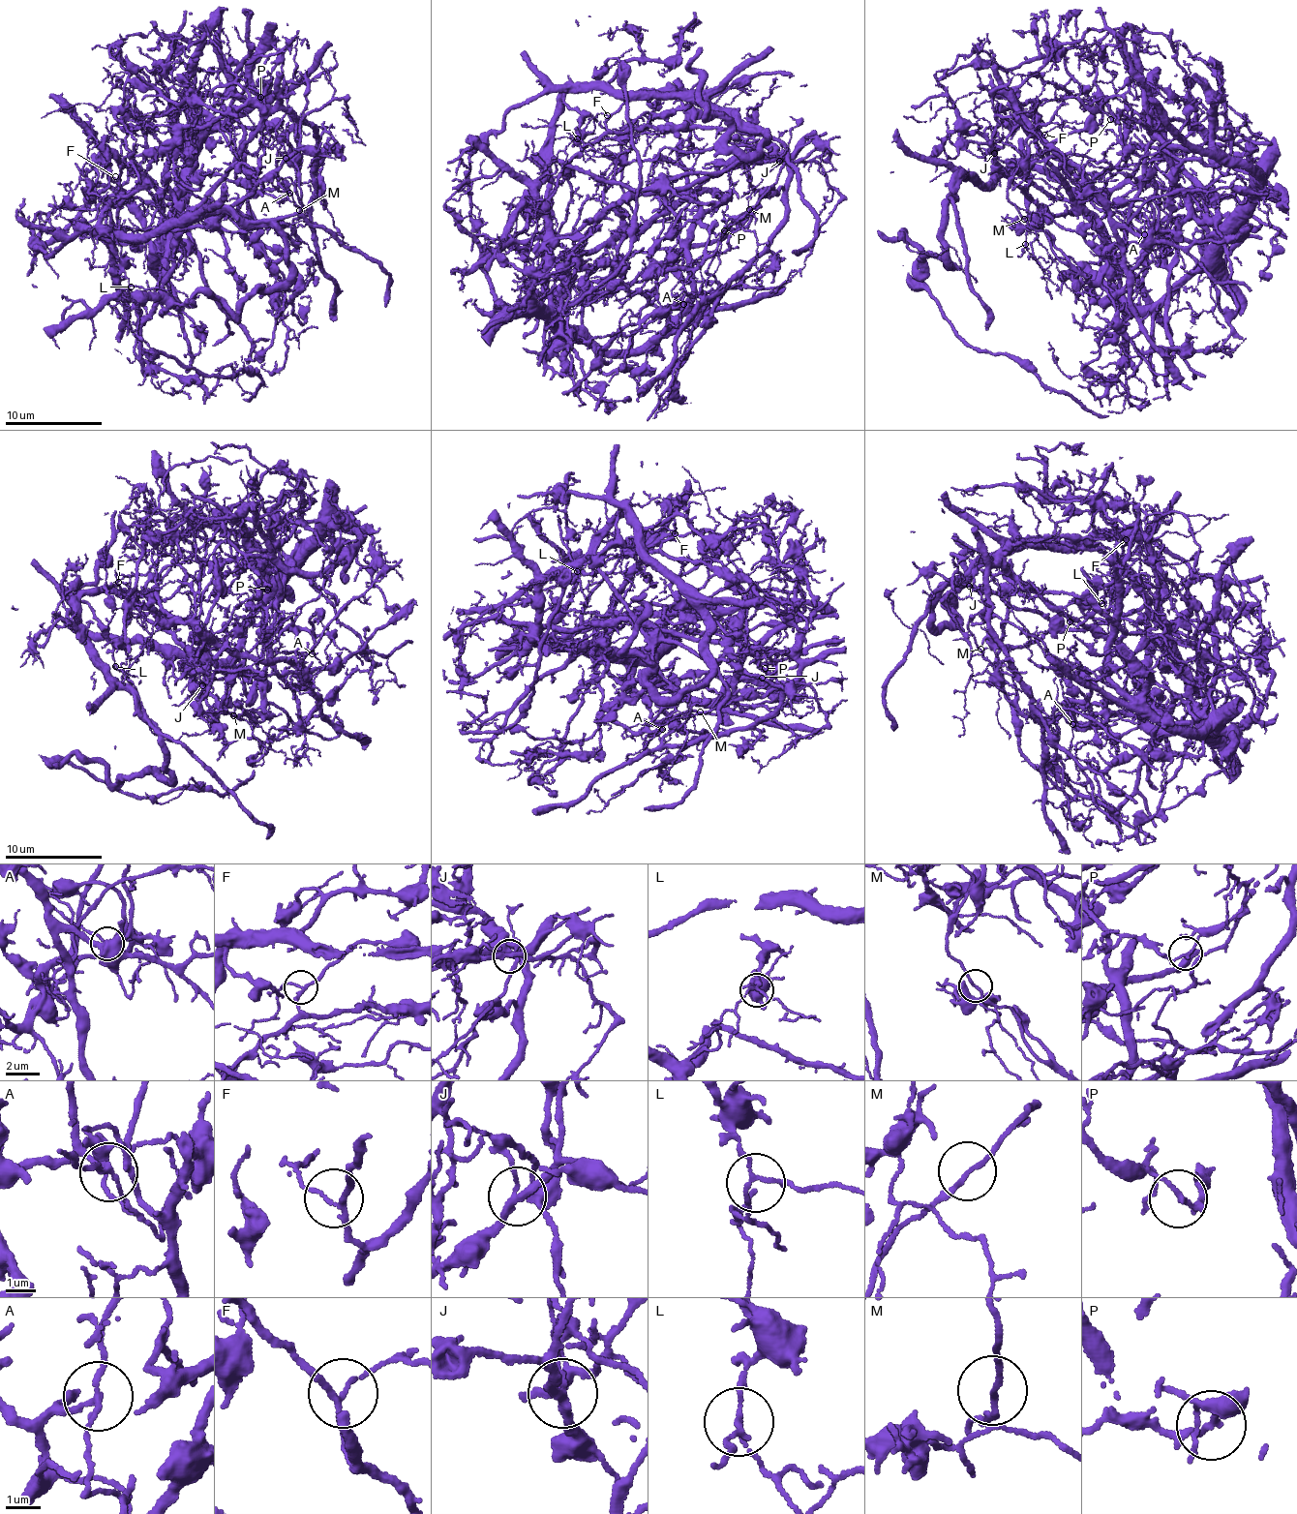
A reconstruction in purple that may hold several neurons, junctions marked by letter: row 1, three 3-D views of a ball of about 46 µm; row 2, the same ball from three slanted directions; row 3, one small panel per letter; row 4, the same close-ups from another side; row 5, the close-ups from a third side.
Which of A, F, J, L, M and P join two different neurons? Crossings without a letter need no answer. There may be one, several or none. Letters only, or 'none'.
J, M, P

